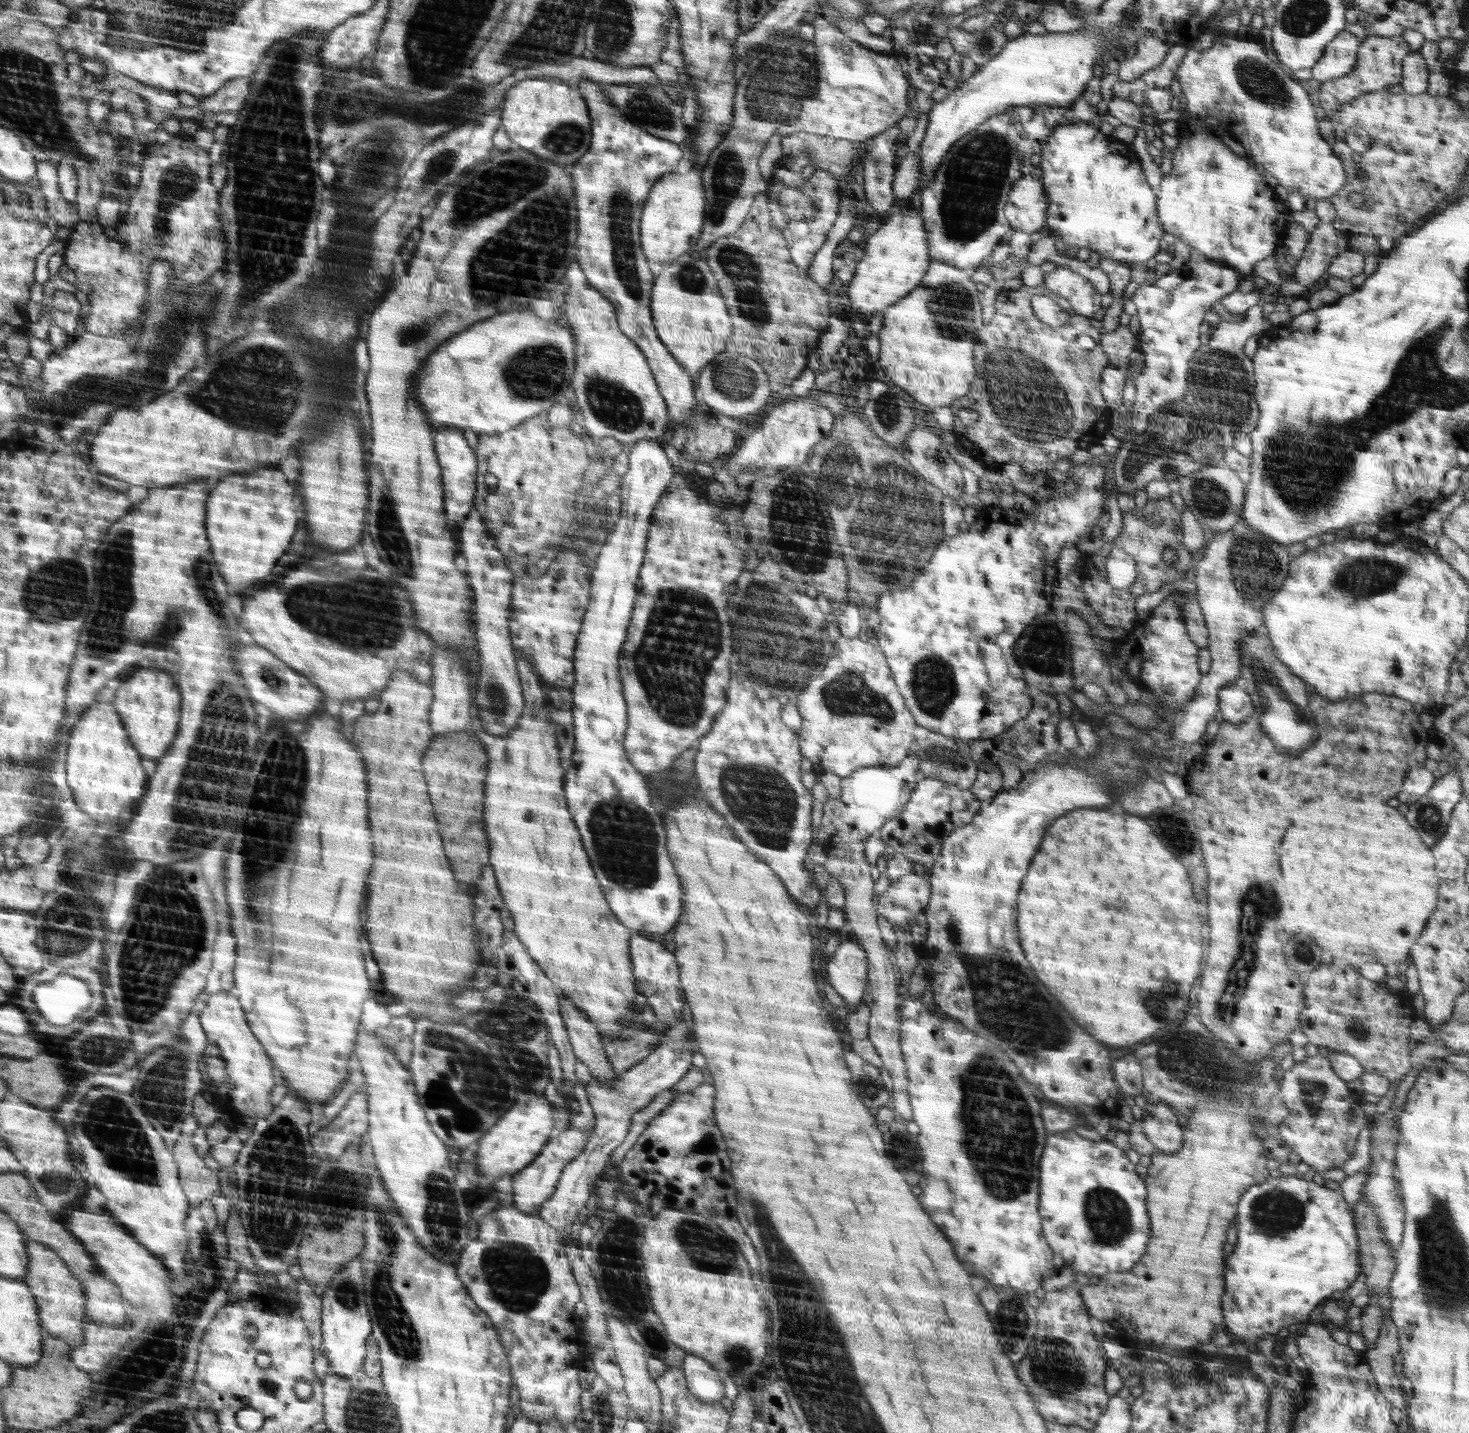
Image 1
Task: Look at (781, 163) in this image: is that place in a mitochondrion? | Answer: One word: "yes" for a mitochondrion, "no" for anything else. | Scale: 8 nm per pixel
no

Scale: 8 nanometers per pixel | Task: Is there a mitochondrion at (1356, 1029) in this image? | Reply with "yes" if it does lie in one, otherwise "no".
yes

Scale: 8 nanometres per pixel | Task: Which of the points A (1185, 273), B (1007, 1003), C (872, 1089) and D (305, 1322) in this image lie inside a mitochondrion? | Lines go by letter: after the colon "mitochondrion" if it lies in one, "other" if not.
A: other
B: mitochondrion
C: mitochondrion
D: other

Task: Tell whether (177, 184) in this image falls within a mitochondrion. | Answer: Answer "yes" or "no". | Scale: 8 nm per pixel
yes

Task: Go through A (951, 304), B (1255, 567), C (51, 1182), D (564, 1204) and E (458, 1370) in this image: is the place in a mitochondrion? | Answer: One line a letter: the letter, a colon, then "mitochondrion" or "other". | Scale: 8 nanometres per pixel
A: mitochondrion
B: mitochondrion
C: mitochondrion
D: other
E: other

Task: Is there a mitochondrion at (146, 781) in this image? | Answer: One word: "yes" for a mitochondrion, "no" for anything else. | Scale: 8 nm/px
no

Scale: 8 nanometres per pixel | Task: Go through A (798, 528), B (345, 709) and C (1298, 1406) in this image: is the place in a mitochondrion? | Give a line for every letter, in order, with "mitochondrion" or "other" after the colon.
A: mitochondrion
B: other
C: other

